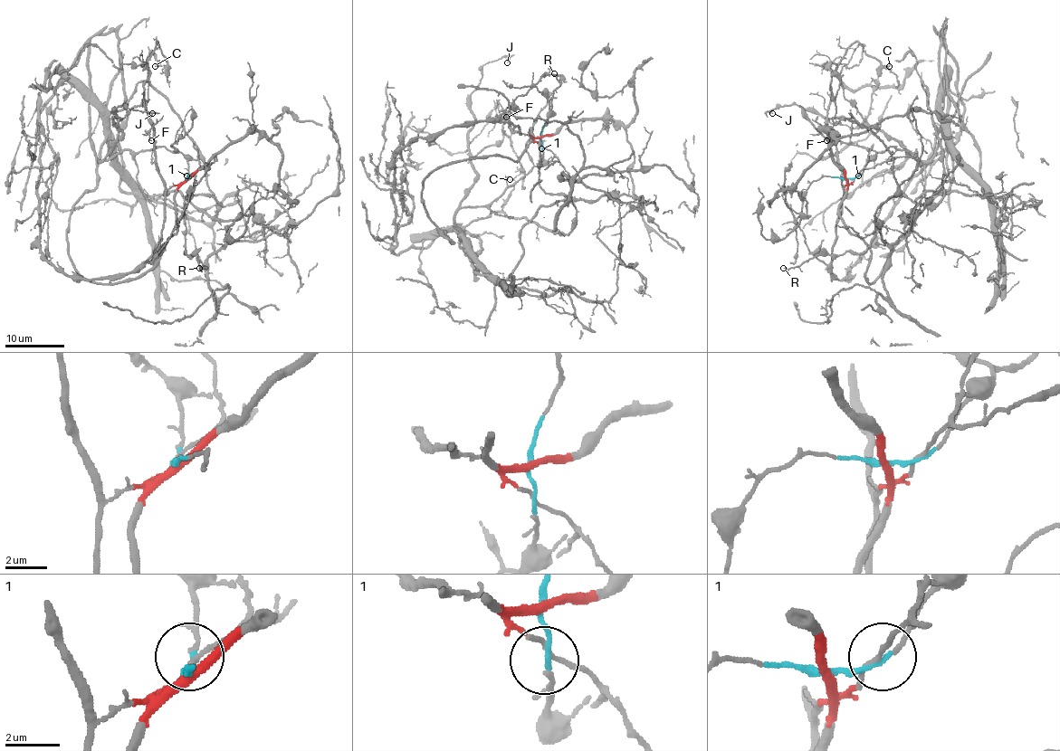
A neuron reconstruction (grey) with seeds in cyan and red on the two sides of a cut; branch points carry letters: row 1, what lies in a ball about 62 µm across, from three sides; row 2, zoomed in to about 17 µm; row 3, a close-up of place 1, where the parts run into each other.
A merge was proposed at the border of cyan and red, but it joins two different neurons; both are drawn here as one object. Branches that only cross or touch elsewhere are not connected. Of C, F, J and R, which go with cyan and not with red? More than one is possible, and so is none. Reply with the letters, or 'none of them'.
J, R

